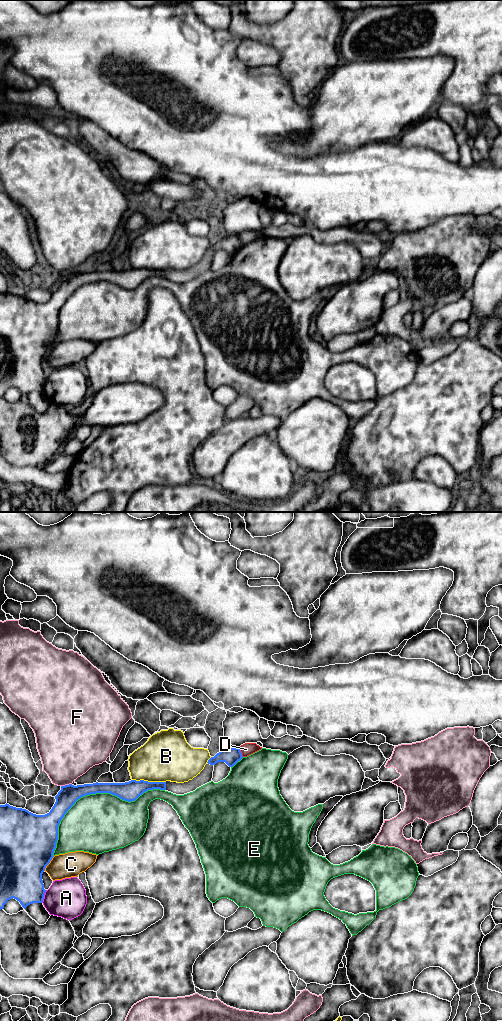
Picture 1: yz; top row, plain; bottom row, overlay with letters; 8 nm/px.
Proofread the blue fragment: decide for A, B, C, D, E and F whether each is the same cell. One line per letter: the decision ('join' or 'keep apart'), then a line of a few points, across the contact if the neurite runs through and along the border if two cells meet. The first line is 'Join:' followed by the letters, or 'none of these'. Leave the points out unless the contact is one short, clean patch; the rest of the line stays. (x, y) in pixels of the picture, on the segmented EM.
Join: none of these
A: keep apart
B: keep apart
C: keep apart
D: keep apart; line yz (239, 747), (243, 756)
E: keep apart
F: keep apart

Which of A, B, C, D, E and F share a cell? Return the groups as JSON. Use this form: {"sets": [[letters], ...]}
{"sets": [["A"], ["B"], ["C"], ["D"], ["E"], ["F"]]}

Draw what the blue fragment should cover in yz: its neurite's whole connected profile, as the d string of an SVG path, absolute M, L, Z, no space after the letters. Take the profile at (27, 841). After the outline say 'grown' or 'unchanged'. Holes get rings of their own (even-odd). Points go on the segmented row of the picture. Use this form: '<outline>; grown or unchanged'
M131 780L125 783L93 783L61 786L55 796L56 802L49 813L36 815L26 809L9 804L0 805L0 910L8 900L14 898L25 909L33 903L42 903L46 890L42 874L52 860L58 840L58 826L67 811L83 796L96 793L110 793L122 800L135 801L148 790L166 790L166 782Z; unchanged

